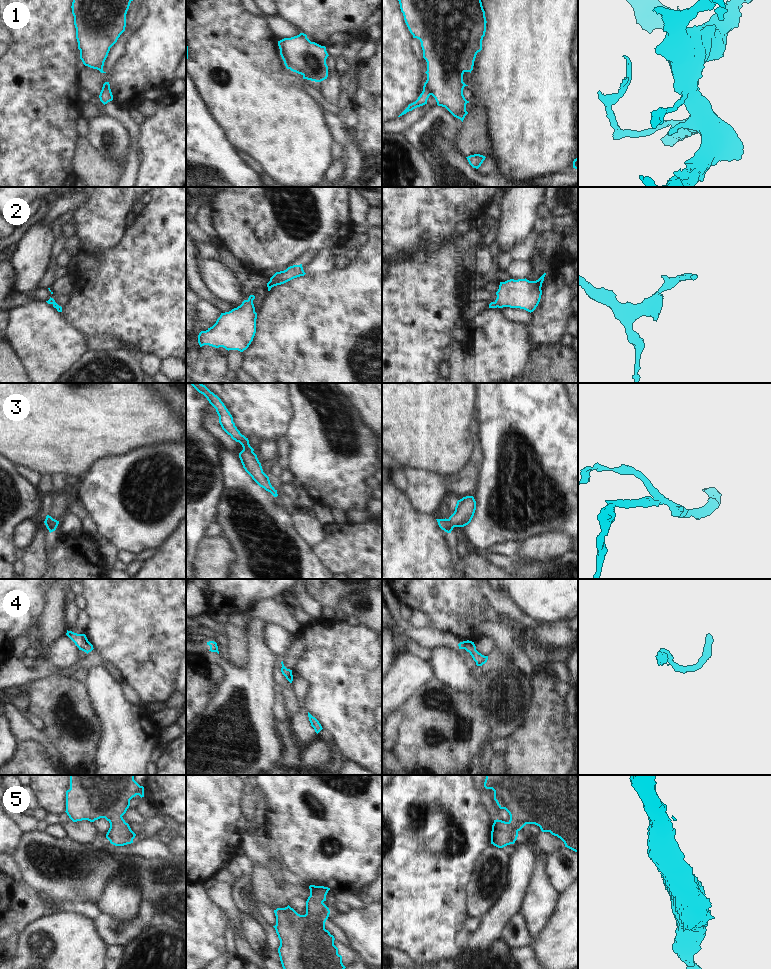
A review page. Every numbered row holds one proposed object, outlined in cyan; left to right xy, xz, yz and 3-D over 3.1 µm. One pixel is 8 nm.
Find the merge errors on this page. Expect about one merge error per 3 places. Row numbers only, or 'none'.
1

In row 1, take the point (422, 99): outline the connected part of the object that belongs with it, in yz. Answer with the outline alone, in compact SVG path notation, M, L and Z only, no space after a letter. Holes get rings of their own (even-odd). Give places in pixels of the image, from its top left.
M424 83L423 91L420 94L420 96L418 97L418 99L415 102L409 104L408 107L398 117L406 114L409 111L412 111L413 109L415 109L417 107L420 107L420 106L427 104L427 100L430 95L431 95L431 90L426 85L426 83Z

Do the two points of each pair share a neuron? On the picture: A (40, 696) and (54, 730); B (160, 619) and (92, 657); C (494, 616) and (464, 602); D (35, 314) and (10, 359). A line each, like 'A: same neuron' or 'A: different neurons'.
A: same neuron
B: different neurons
C: different neurons
D: different neurons

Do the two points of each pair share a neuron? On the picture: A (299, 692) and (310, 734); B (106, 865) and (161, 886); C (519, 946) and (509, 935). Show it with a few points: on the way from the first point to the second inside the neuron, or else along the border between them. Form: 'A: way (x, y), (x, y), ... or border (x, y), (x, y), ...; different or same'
A: way (299, 702), (301, 706), (301, 724); same
B: way (120, 865), (136, 865), (147, 872); same
C: way (517, 943), (512, 938); same

